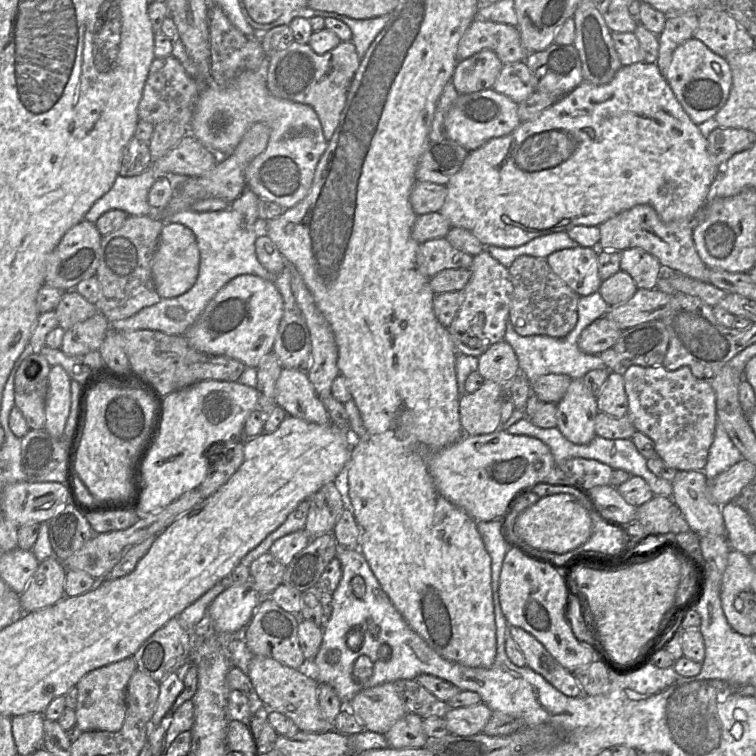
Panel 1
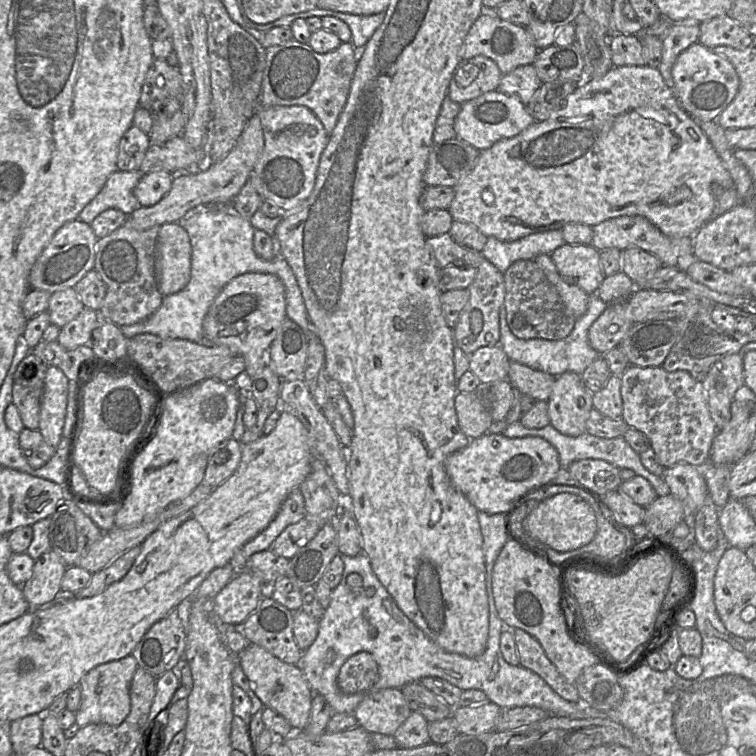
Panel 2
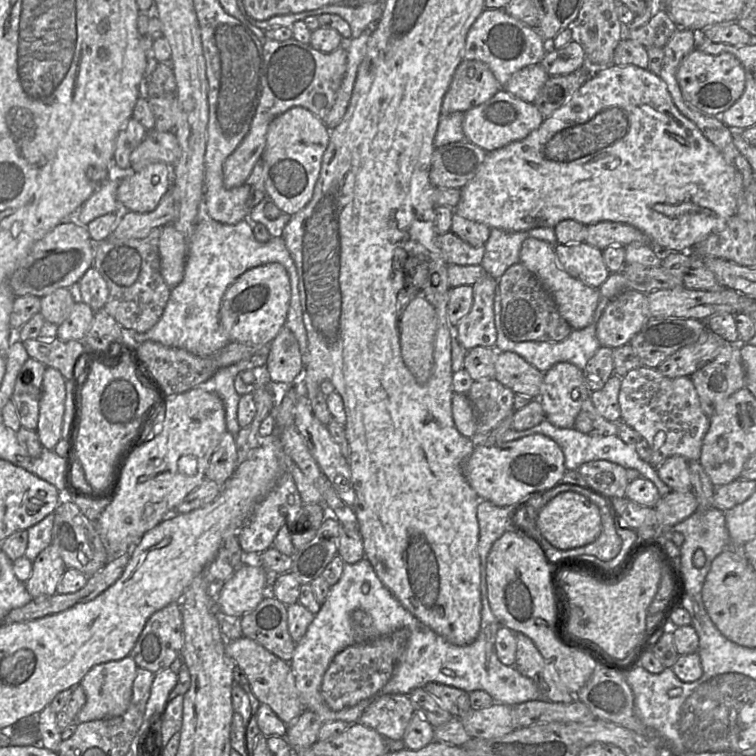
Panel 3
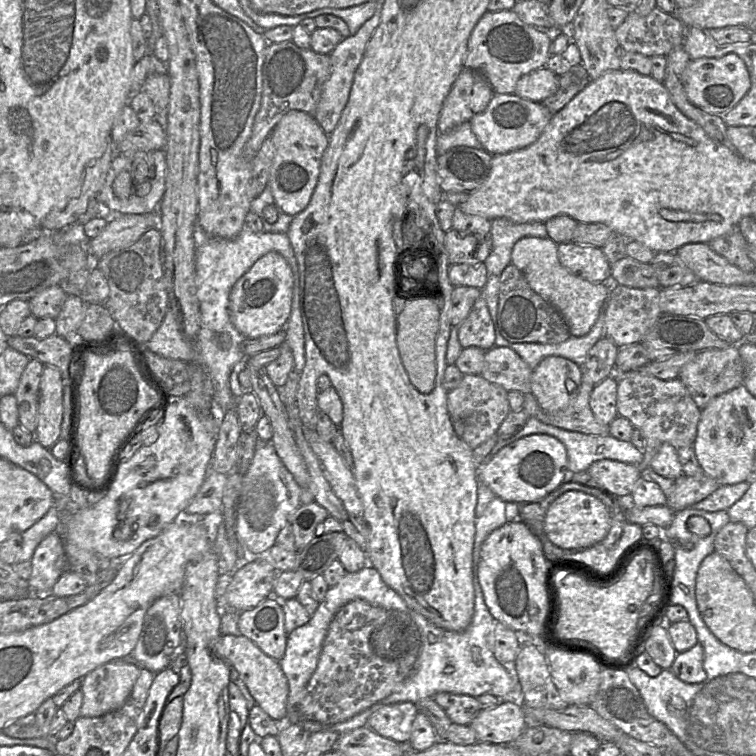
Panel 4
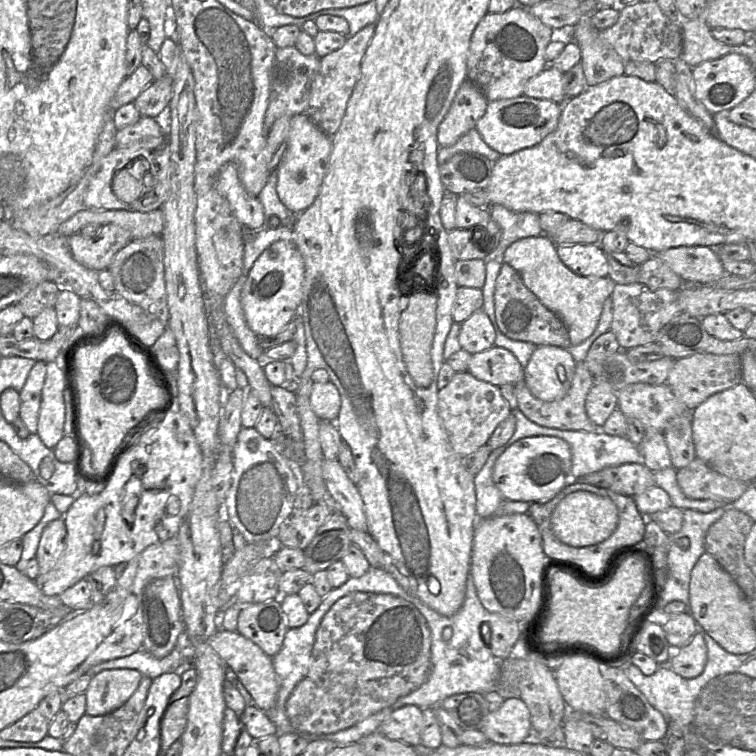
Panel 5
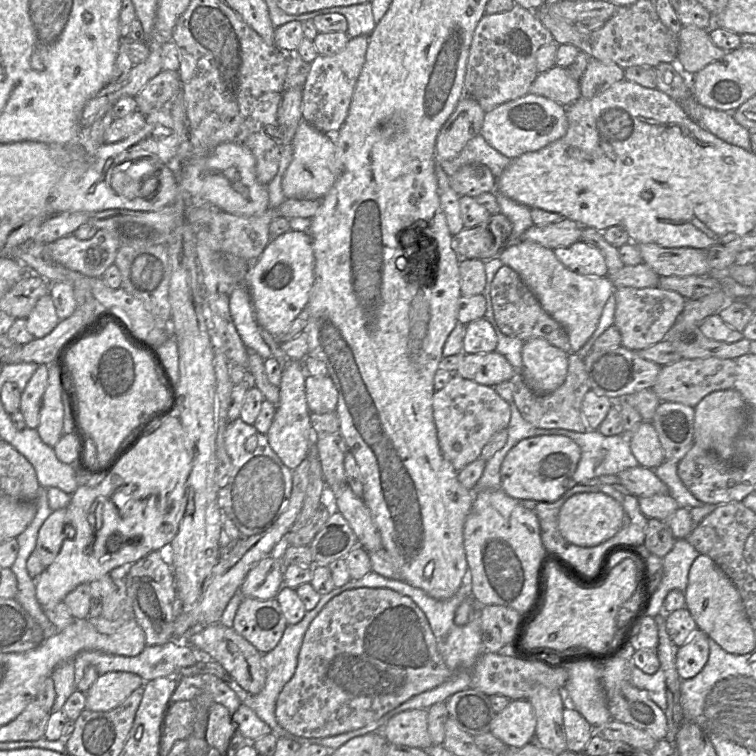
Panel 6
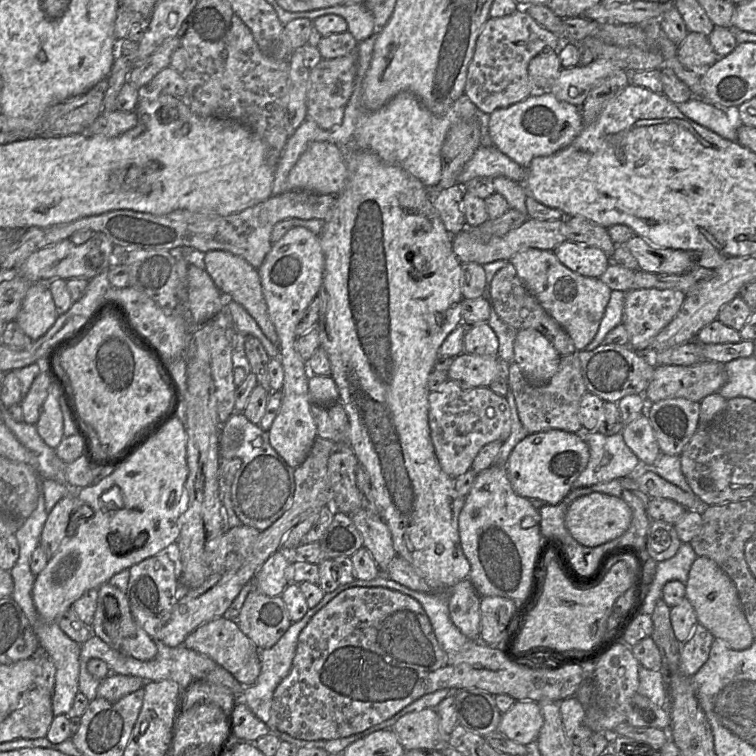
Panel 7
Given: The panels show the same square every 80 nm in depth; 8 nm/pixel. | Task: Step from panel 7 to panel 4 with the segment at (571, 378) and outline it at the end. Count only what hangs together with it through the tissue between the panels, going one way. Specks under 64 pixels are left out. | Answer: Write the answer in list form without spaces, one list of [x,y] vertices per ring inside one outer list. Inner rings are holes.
[[[582,375],[582,382],[574,400],[567,408],[556,413],[543,410],[531,392],[523,394],[523,410],[530,417],[561,429],[588,435],[609,435],[609,425],[598,422],[589,405],[594,386],[586,375]]]

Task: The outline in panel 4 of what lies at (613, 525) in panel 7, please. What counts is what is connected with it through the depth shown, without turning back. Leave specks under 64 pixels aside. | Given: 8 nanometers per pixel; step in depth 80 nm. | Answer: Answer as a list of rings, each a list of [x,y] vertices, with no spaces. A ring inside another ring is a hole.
[[[567,491],[553,500],[543,520],[547,538],[563,549],[591,547],[602,541],[610,528],[611,518],[606,505],[597,497],[581,491]]]

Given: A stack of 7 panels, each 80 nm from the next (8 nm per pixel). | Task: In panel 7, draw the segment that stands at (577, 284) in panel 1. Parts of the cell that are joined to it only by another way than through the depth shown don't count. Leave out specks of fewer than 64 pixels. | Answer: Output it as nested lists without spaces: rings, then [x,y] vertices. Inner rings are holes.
[[[566,241],[553,253],[568,269],[589,278],[599,278],[609,267],[611,258],[600,248]]]

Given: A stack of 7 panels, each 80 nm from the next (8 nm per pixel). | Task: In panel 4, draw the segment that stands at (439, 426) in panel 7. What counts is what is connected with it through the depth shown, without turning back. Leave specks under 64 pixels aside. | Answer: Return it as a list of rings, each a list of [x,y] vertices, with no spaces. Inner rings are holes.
[[[466,374],[460,384],[448,391],[447,408],[452,424],[453,420],[463,423],[464,432],[461,439],[472,449],[482,444],[497,433],[503,420],[511,411],[507,393],[502,386],[489,382],[481,375]]]

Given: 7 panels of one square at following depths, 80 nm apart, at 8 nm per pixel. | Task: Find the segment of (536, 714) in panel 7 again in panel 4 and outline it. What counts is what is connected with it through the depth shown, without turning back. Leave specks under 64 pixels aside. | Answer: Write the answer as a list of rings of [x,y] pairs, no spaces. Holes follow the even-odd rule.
[[[501,700],[492,708],[483,709],[469,725],[476,732],[478,742],[505,744],[514,742],[528,726],[524,706],[518,700]]]

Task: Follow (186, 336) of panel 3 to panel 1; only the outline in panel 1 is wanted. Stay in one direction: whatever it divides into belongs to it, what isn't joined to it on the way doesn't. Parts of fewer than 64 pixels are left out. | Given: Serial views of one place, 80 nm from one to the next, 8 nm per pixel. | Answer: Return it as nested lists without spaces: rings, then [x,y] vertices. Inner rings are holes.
[[[207,198],[192,204],[186,209],[173,214],[164,223],[180,223],[194,233],[199,252],[200,266],[195,284],[184,294],[168,299],[161,299],[159,303],[143,308],[135,315],[110,322],[110,328],[115,331],[153,330],[168,335],[184,335],[198,320],[214,296],[233,278],[239,275],[252,274],[269,280],[280,291],[285,310],[296,310],[298,304],[291,287],[289,265],[279,274],[272,274],[259,262],[256,256],[256,230],[245,230],[239,225],[239,216],[230,209],[230,203],[220,198]]]

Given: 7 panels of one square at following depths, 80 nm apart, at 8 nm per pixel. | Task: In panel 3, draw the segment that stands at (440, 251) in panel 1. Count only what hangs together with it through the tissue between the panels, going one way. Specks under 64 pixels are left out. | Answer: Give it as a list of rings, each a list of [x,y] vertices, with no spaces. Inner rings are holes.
[[[451,231],[438,235],[436,244],[449,265],[480,265],[484,247],[475,248]]]

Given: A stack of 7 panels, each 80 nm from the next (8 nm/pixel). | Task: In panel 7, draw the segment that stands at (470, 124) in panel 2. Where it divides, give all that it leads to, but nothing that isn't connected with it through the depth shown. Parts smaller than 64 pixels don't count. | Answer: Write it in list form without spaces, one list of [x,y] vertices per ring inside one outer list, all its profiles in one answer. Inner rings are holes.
[[[537,92],[522,102],[493,111],[489,115],[489,135],[493,145],[517,164],[527,169],[533,158],[552,155],[568,145],[580,134],[584,127],[581,109],[558,100],[550,92]]]

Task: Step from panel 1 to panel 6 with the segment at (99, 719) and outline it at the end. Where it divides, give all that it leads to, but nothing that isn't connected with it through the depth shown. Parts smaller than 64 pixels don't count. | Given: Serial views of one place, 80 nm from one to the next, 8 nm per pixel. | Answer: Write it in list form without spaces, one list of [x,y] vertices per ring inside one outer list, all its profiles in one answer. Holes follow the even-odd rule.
[[[109,672],[100,675],[85,693],[85,708],[94,712],[110,711],[144,683],[140,676],[128,672]]]

